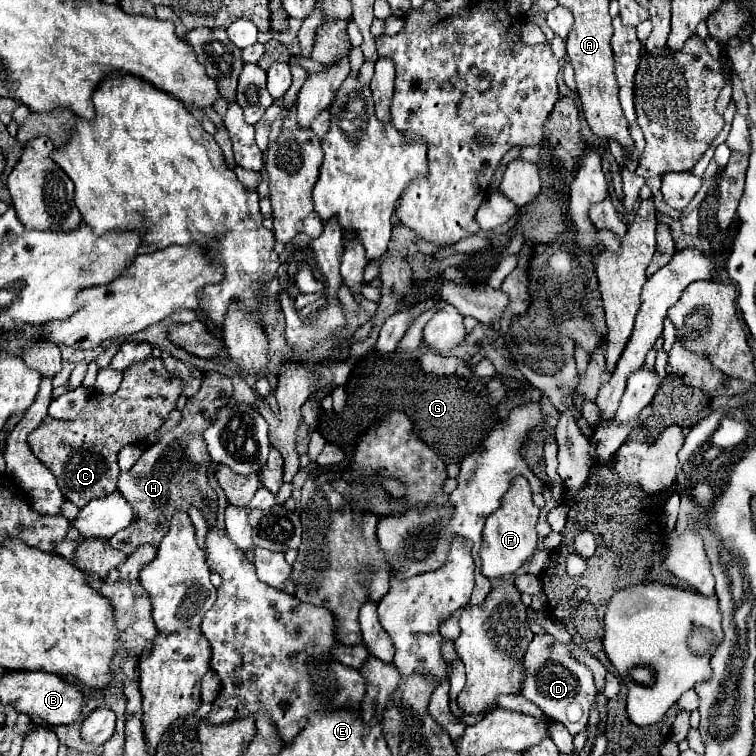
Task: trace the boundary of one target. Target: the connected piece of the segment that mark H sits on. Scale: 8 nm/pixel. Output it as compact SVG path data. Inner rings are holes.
M206 373L200 391L192 399L186 399L180 423L174 429L162 433L160 439L142 453L142 457L136 461L136 465L132 465L130 471L120 473L118 491L132 505L136 519L124 531L116 533L110 539L112 547L118 547L128 555L136 551L136 547L146 543L158 547L176 511L186 511L190 505L204 509L206 503L216 507L216 493L206 479L210 455L206 451L206 443L202 441L202 431L210 425L216 409L226 405L230 397L232 379L220 373Z

